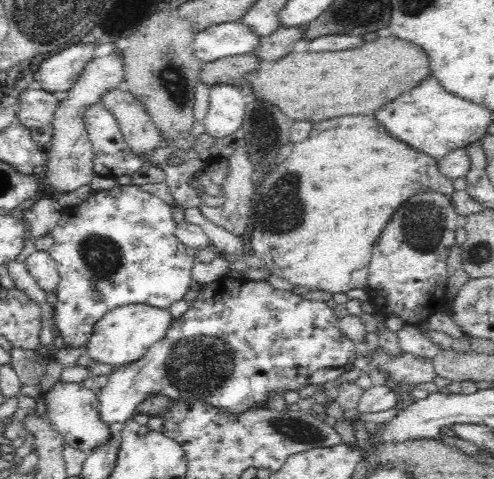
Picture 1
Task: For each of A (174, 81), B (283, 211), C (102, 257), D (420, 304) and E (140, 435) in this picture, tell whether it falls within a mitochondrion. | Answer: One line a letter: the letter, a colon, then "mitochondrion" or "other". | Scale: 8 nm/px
A: mitochondrion
B: mitochondrion
C: mitochondrion
D: other
E: other

